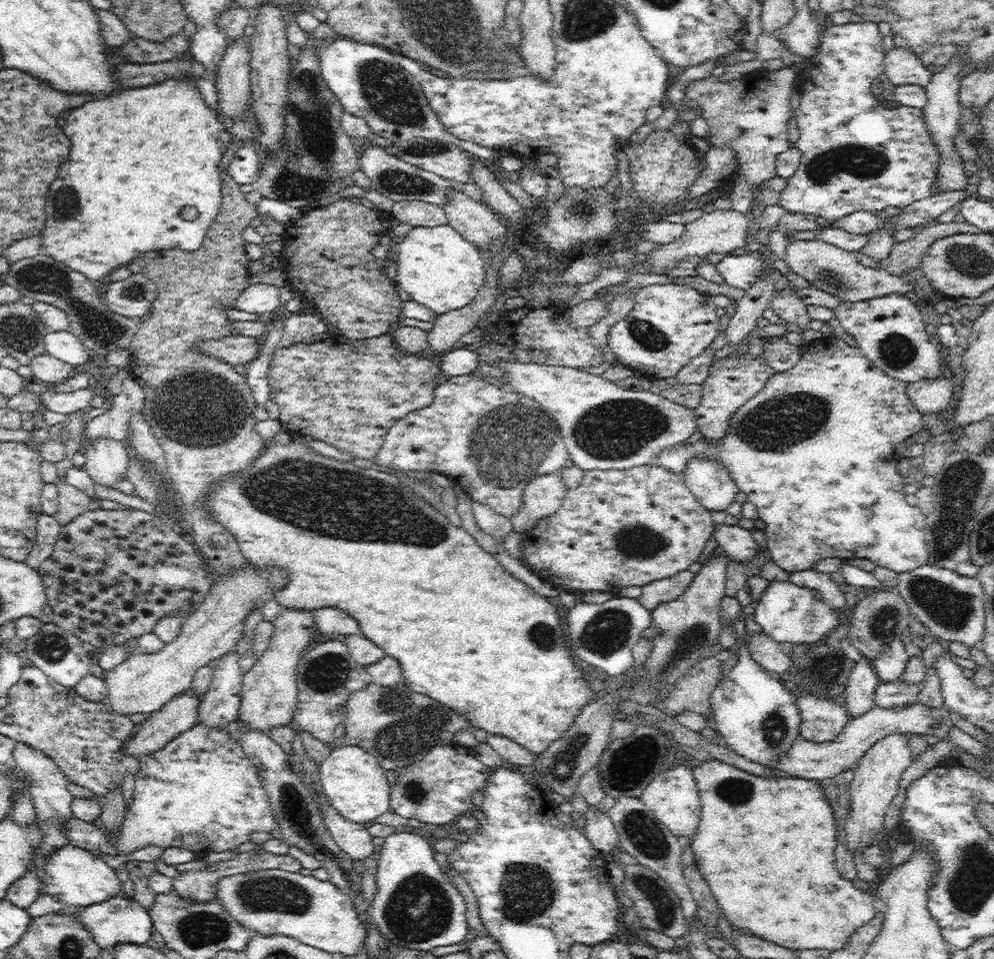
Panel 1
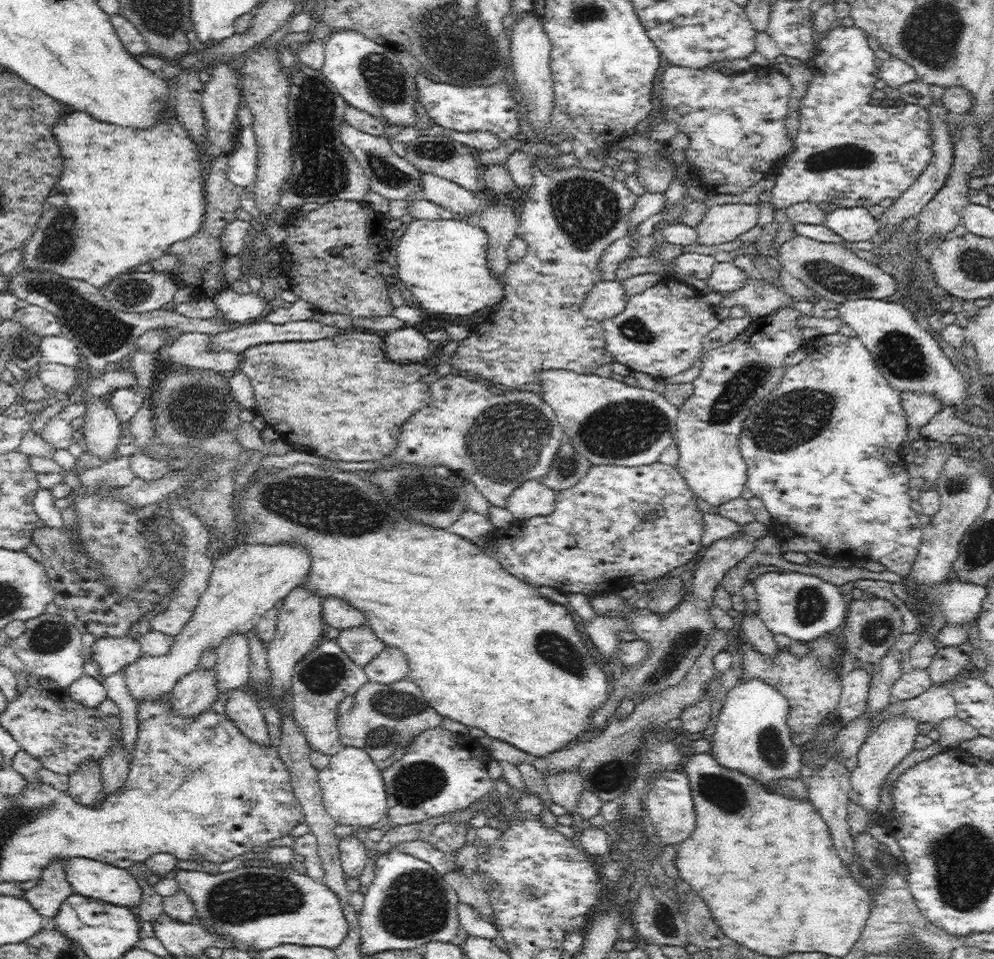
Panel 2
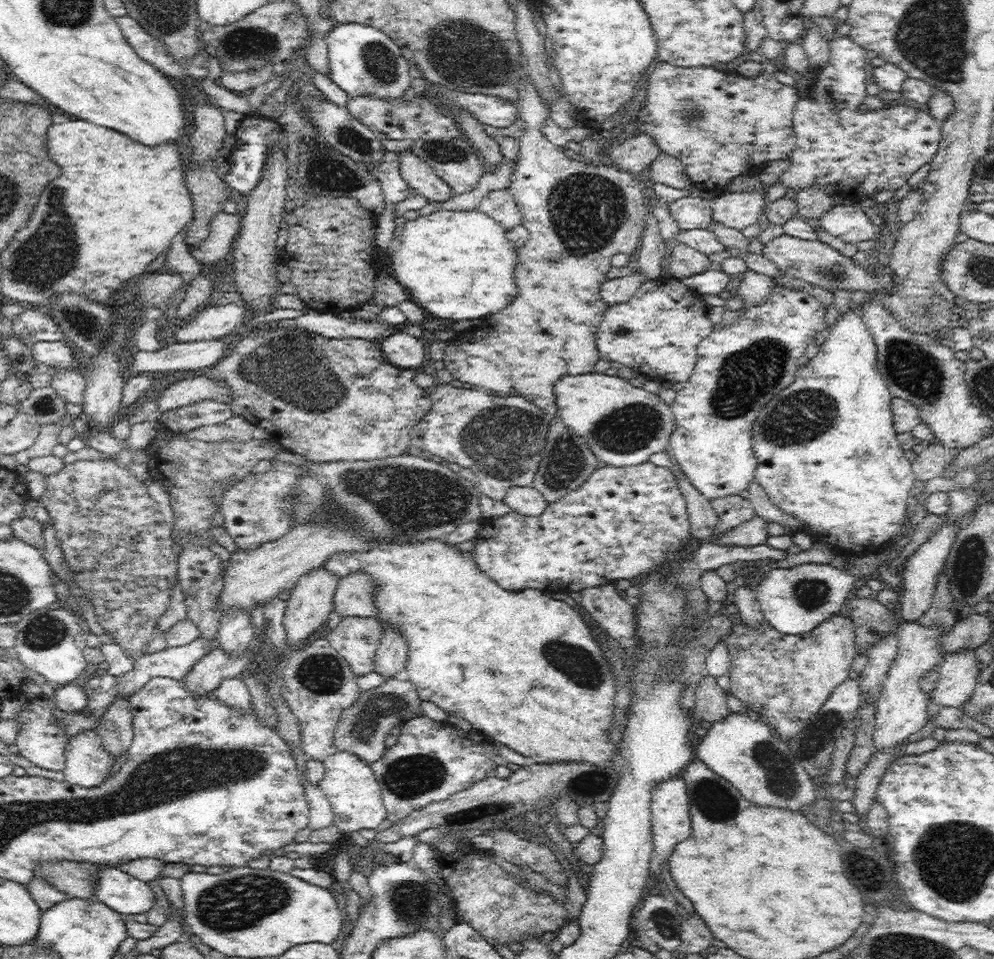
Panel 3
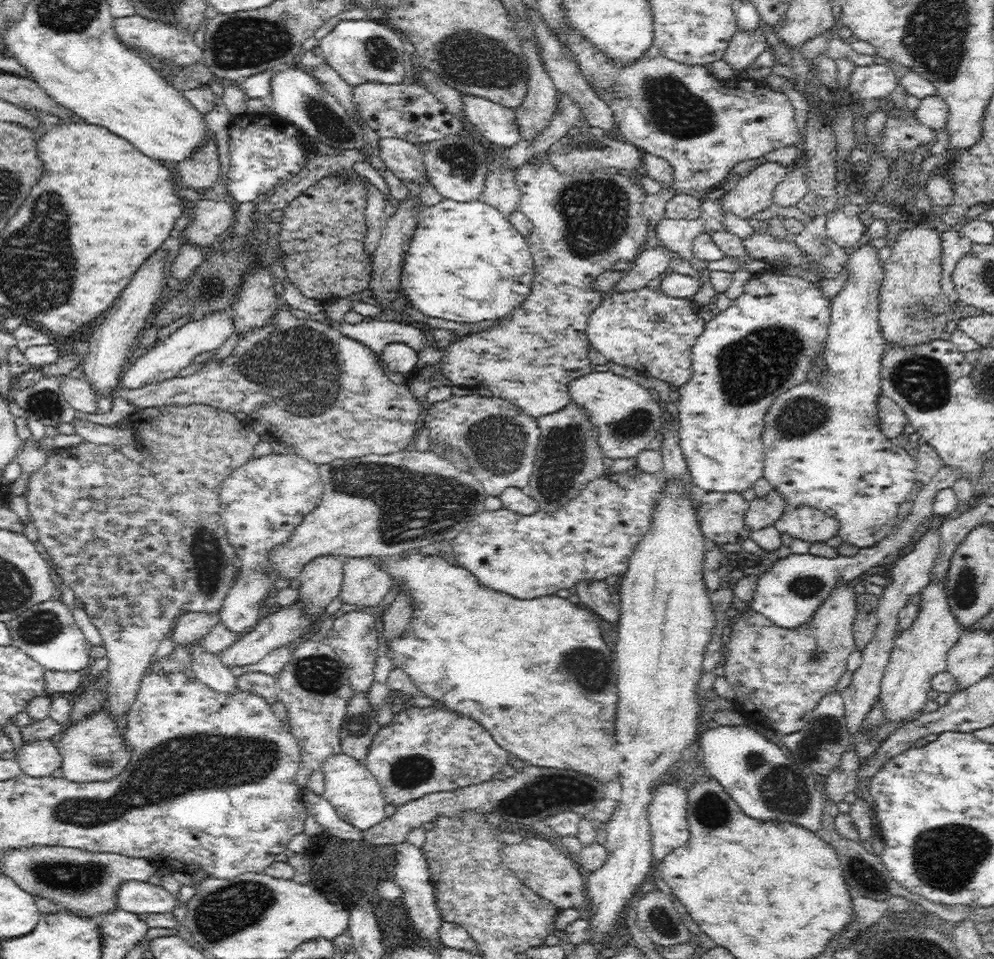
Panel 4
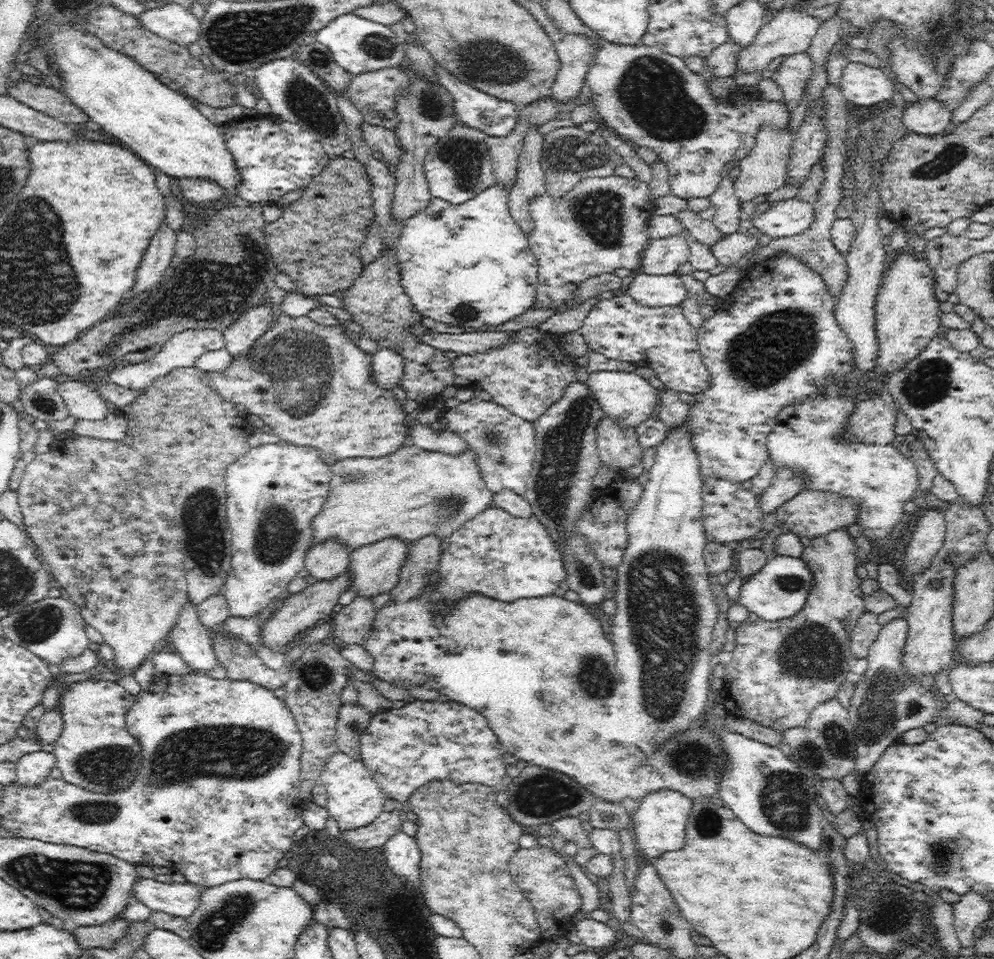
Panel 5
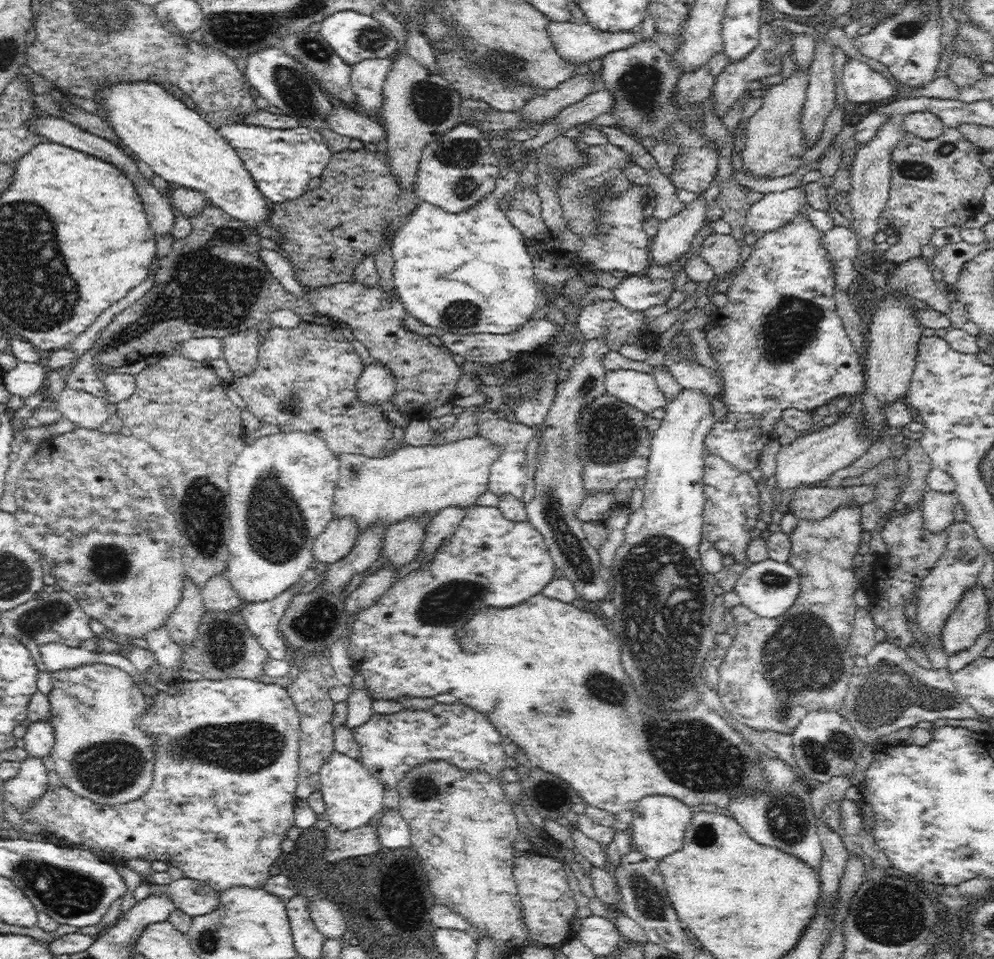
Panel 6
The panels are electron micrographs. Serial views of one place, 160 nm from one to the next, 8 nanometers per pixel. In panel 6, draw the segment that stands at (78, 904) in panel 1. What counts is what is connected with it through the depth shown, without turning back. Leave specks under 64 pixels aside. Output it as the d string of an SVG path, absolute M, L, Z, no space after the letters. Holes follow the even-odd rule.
M182 877L161 886L152 883L152 895L168 897L176 909L192 917L211 913L220 906L220 895L208 883Z

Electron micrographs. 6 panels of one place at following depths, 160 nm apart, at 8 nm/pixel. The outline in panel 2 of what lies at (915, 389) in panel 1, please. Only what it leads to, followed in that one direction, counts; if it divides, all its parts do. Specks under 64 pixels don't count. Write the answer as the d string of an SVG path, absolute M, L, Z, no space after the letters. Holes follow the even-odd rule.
M904 392L901 394L902 409L907 417L909 429L926 426L943 410L942 402L924 392Z

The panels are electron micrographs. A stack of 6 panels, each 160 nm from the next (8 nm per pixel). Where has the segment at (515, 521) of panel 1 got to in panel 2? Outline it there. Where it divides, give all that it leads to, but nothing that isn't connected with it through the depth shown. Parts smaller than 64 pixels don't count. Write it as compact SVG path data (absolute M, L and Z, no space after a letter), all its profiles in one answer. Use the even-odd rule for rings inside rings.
M529 479L522 486L510 494L506 507L513 514L515 520L525 521L534 516L548 515L554 510L554 498L557 492L545 486L541 480Z

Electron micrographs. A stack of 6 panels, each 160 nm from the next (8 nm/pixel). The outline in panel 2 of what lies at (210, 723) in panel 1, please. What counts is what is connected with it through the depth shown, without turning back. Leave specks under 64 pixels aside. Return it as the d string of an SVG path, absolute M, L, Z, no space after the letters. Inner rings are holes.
M232 633L228 638L224 638L220 642L220 646L215 649L217 654L217 663L215 664L215 677L217 680L217 687L220 692L219 699L223 698L224 692L230 692L230 690L242 690L248 687L250 647L249 647L249 635Z

